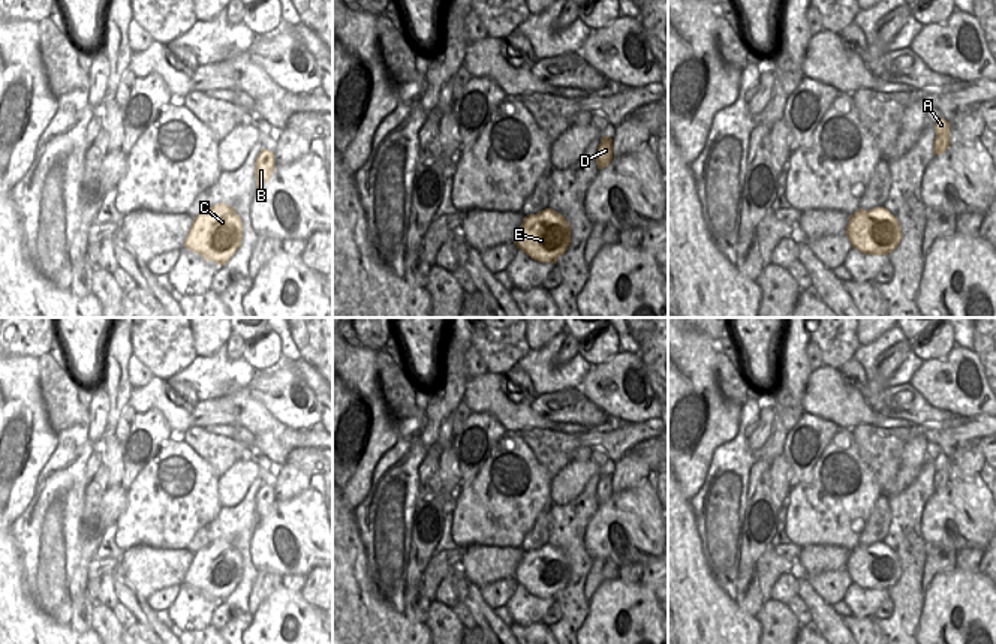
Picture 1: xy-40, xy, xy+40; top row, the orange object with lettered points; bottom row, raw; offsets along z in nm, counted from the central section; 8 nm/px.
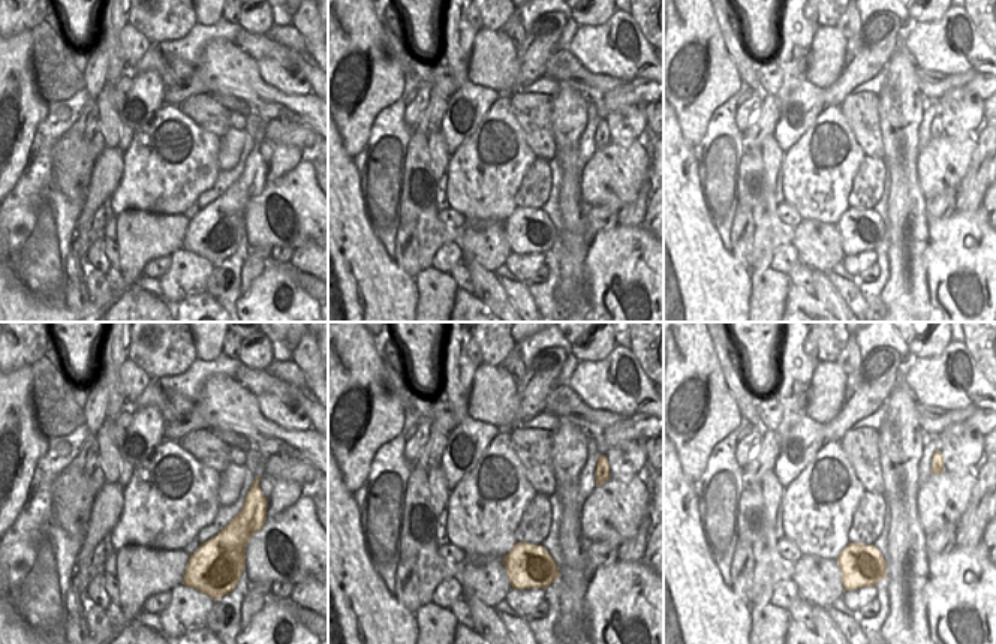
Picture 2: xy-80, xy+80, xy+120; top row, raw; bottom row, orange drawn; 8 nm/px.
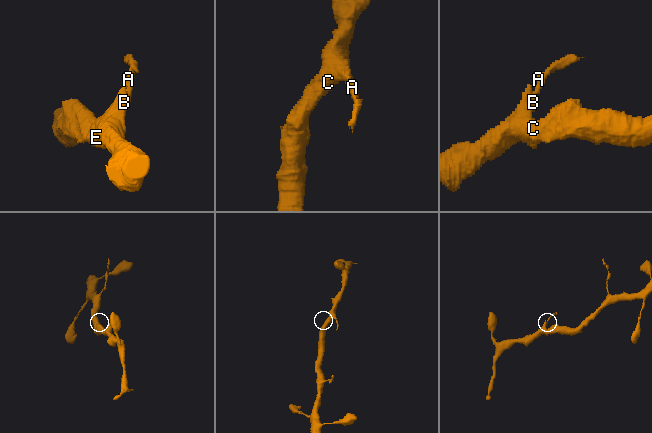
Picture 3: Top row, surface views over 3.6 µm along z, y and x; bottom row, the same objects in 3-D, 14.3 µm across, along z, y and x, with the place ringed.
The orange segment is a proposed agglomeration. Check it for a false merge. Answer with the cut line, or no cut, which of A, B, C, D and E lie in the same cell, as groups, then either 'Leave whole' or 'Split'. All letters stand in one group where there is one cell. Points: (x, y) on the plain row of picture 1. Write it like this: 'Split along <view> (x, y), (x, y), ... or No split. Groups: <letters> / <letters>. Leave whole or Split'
No split. Groups: A B C D E. Leave whole.

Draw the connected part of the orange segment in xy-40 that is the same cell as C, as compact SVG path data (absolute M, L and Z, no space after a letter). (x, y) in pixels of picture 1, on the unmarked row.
M219 538L198 550L184 575L184 583L205 596L225 601L241 581L243 559L231 541Z

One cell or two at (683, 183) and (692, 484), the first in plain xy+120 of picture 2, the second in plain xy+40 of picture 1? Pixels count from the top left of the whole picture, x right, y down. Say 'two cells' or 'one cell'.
two cells

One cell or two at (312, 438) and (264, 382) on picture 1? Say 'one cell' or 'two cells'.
two cells

